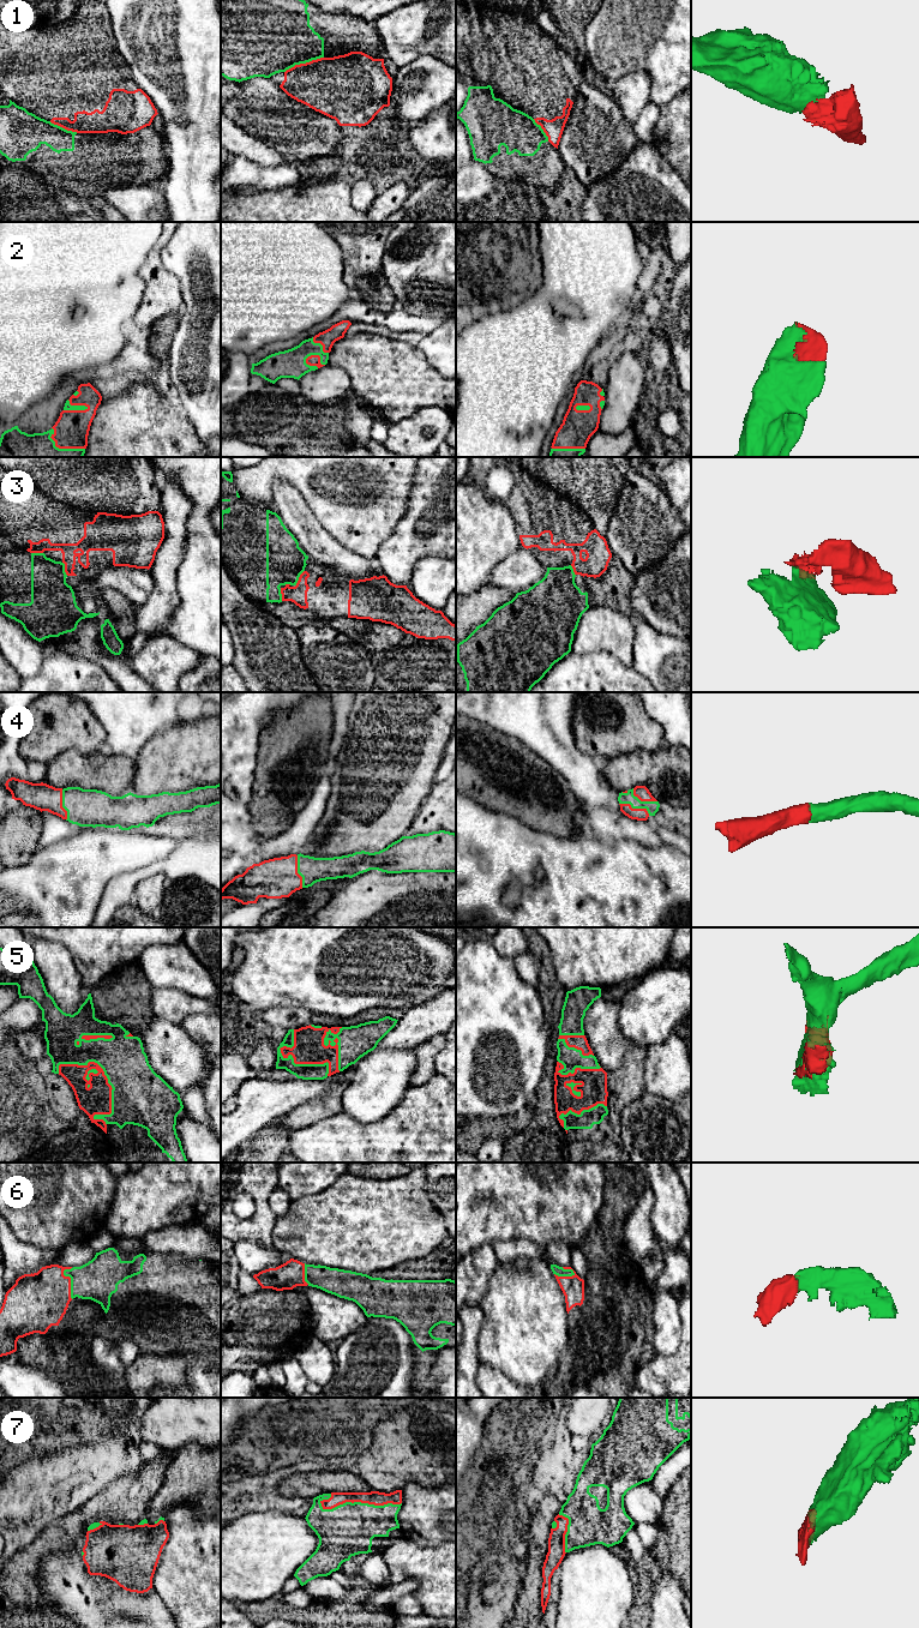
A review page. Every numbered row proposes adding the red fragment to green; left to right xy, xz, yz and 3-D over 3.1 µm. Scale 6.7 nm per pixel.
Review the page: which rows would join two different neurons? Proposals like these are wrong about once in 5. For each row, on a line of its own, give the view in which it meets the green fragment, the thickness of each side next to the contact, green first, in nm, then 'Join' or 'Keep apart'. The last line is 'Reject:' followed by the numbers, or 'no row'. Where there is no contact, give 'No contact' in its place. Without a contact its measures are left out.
1: Touches green in xz. Thickness 460 nm (green) against 380 nm. Keep apart
2: Touches green in xy. Thickness 50 nm (green) against 240 nm. Join
3: Touches green in xz. Thickness 260 nm (green) against 120 nm. Keep apart
4: Touches green in yz. Thickness 80 nm (green) against 80 nm. Join
5: Touches green in xy. Thickness 380 nm (green) against 200 nm. Join
6: Touches green in xy. Thickness 280 nm (green) against 380 nm. Join
7: Touches green in xz. Thickness 360 nm (green) against 100 nm. Join
Reject: 1, 3

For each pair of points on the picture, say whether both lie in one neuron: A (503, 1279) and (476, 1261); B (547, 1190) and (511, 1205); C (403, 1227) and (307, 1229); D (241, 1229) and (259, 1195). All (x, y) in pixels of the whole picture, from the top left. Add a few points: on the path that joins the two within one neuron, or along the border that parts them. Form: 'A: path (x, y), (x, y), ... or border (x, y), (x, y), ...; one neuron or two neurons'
A: border (499, 1262), (481, 1298); two neurons
B: path (539, 1190), (526, 1190), (520, 1196); one neuron
C: path (379, 1227), (331, 1229); one neuron
D: path (251, 1225), (260, 1215), (260, 1205); one neuron

